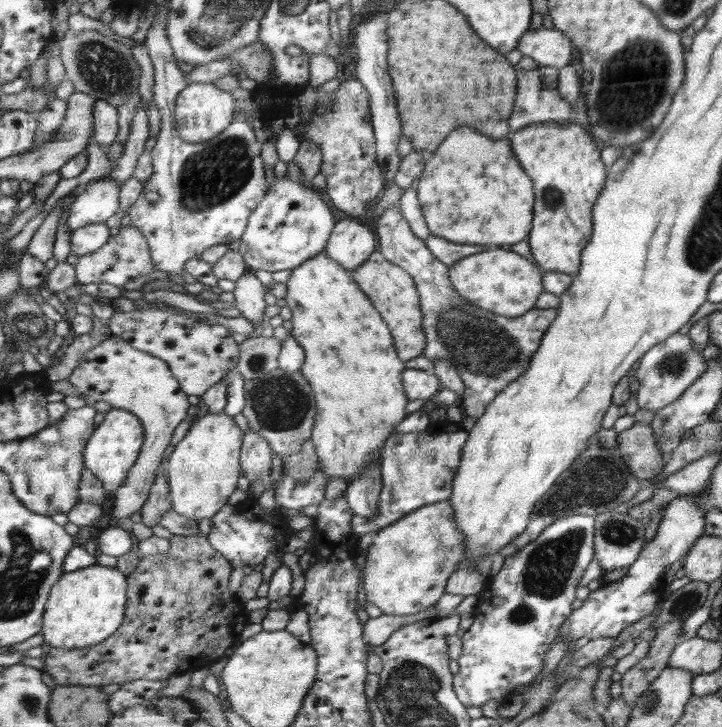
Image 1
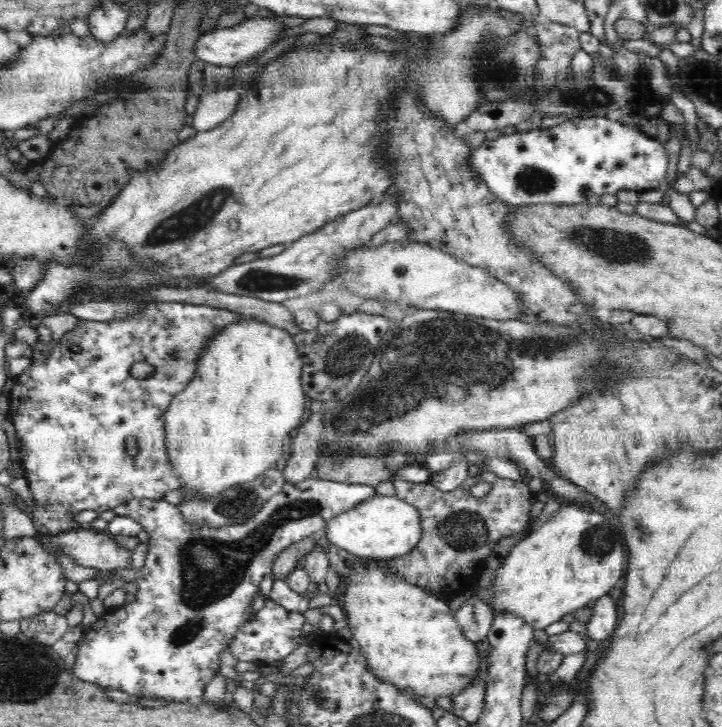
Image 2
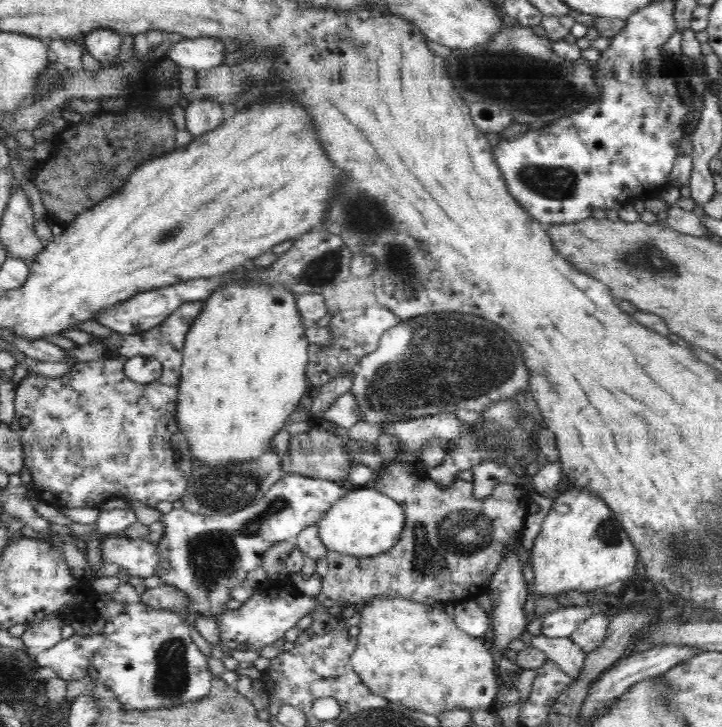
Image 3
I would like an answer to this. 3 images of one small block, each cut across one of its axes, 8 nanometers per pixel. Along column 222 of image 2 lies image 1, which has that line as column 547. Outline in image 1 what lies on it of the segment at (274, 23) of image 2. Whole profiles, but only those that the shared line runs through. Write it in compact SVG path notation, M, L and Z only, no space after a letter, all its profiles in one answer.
M542 26L528 29L517 49L542 66L562 68L571 64L572 44L568 37L556 28L548 29Z

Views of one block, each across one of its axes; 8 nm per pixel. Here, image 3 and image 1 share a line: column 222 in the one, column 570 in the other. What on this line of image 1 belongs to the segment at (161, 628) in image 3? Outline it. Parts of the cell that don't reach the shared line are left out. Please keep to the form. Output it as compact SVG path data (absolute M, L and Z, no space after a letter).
M571 513L558 518L545 528L532 542L516 554L505 557L498 574L492 578L492 585L478 595L476 608L480 616L465 630L461 638L463 647L457 658L459 670L454 678L456 696L465 706L482 707L491 699L508 699L514 690L530 686L541 670L545 668L545 654L549 652L566 617L573 612L576 588L579 580L596 556L595 515Z

